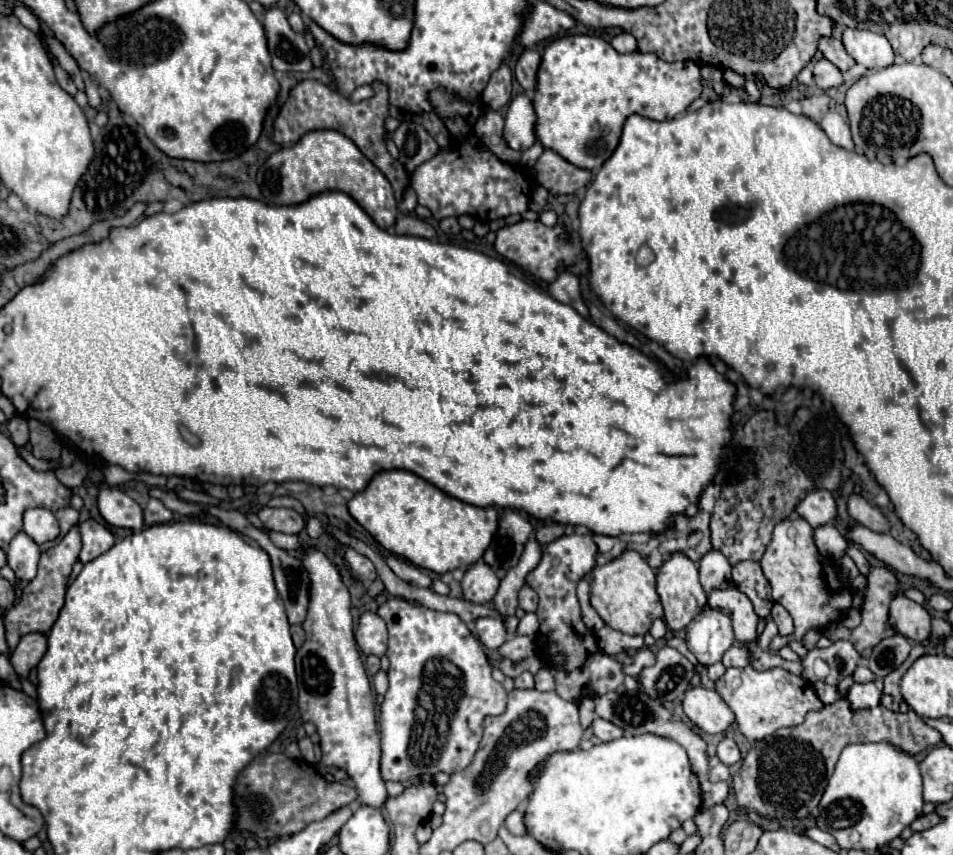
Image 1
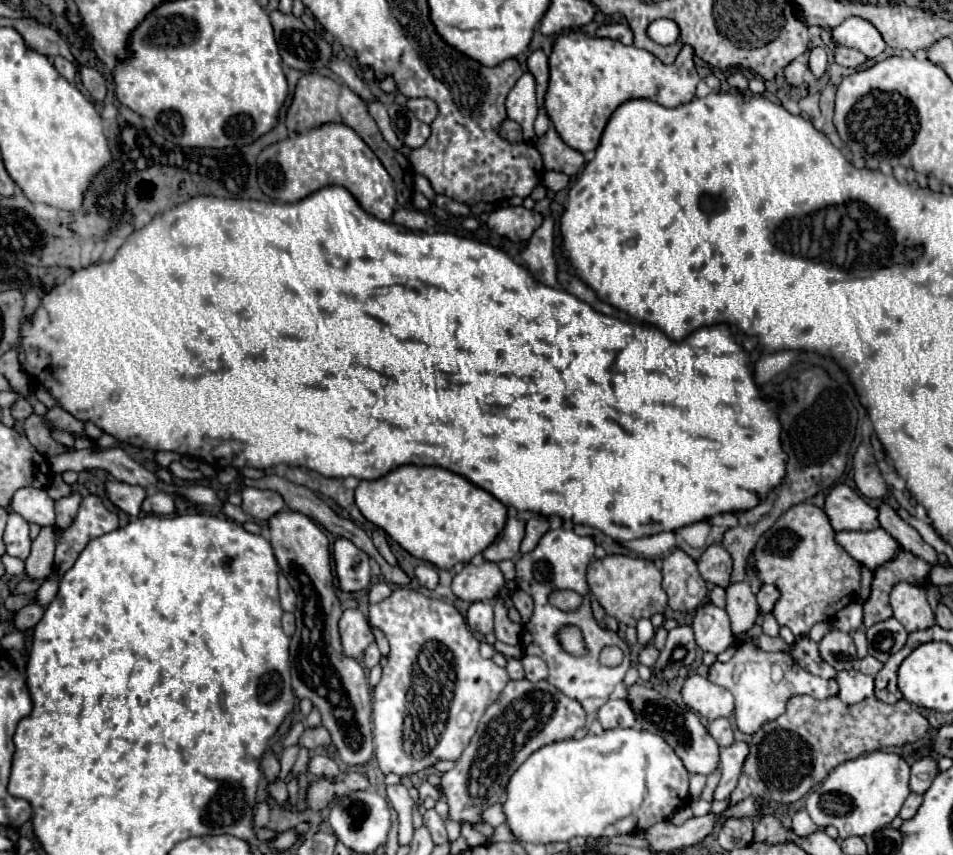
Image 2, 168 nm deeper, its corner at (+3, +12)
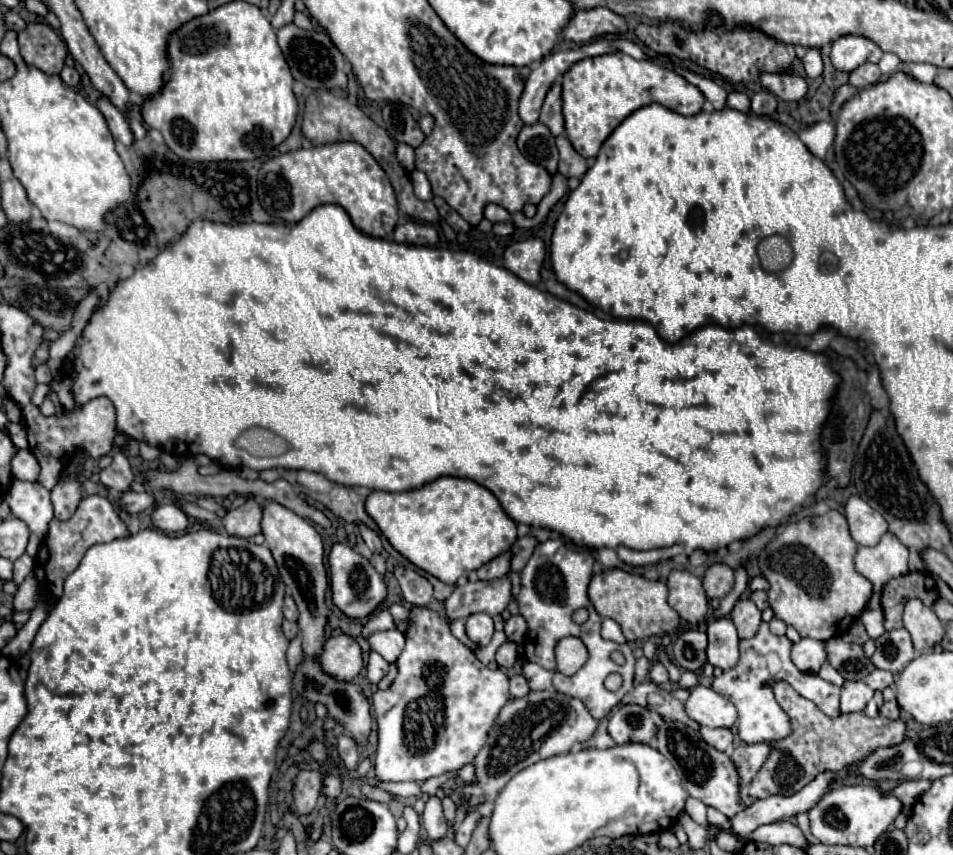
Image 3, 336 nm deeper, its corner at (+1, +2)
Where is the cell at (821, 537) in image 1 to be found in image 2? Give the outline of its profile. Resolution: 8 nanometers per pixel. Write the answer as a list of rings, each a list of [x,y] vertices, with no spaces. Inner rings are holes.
[[[883,528],[869,532],[837,532],[837,542],[859,564],[865,564],[871,572],[895,558],[899,544]]]

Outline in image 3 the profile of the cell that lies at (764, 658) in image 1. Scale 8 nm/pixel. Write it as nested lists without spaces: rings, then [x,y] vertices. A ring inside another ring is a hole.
[[[823,662],[823,668],[817,672],[817,676],[823,678],[823,680],[827,680],[827,682],[831,682],[831,684],[835,684],[835,686],[841,686],[843,684],[841,674],[835,668],[831,668],[829,662]]]

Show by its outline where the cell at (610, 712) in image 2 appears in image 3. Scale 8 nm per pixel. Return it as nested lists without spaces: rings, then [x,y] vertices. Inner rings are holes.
[[[625,704],[611,714],[607,730],[617,744],[625,744],[625,742],[647,744],[655,736],[655,722],[649,716],[647,708]]]

